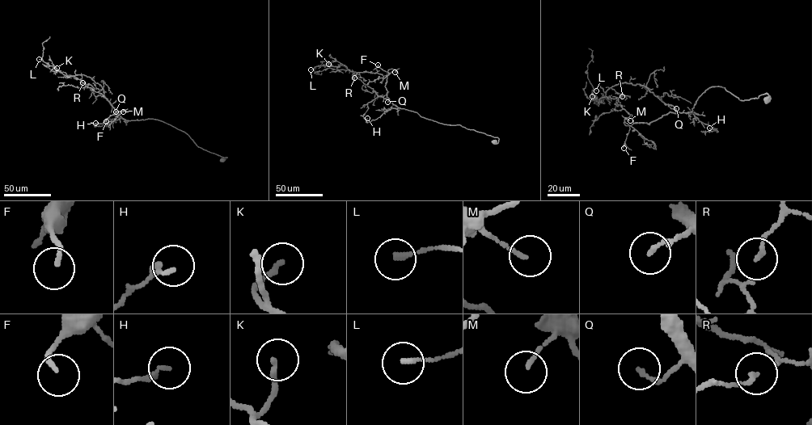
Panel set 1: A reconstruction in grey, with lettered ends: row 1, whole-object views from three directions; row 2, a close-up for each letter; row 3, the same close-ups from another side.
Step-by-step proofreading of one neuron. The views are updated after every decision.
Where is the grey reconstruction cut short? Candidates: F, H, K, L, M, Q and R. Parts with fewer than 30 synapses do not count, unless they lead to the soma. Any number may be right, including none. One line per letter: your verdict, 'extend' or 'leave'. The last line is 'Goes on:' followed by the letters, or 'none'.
F: leave
H: leave
K: leave
L: leave
M: leave
Q: leave
R: leave
Goes on: none

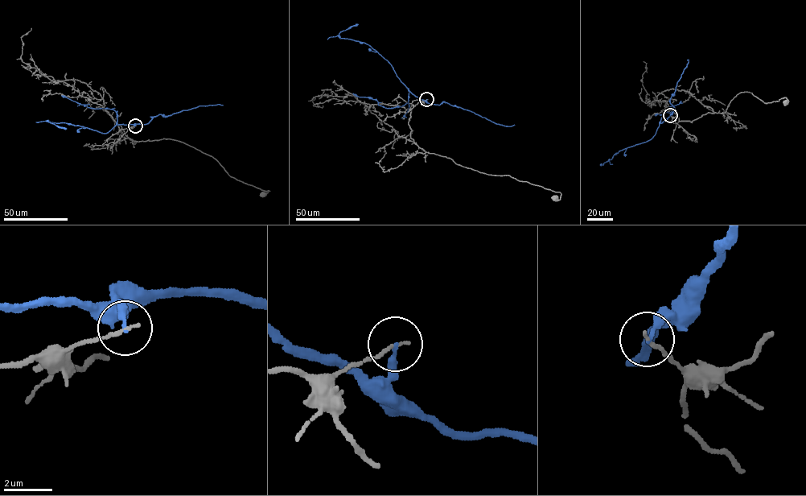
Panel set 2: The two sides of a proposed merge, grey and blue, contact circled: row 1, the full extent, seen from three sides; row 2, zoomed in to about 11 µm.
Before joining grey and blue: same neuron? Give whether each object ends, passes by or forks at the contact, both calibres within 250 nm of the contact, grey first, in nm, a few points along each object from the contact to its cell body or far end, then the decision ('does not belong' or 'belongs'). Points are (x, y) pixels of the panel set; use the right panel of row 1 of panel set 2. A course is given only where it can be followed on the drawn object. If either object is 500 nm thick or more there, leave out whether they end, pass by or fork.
grey ends | blue ends | 150/170 nm | grey via (670, 115), (676, 123), (724, 113), (742, 92), (764, 102), (786, 97), (785, 103) | blue via (670, 115), (660, 123), (651, 139), (618, 151), (611, 159), (600, 164) | does not belong

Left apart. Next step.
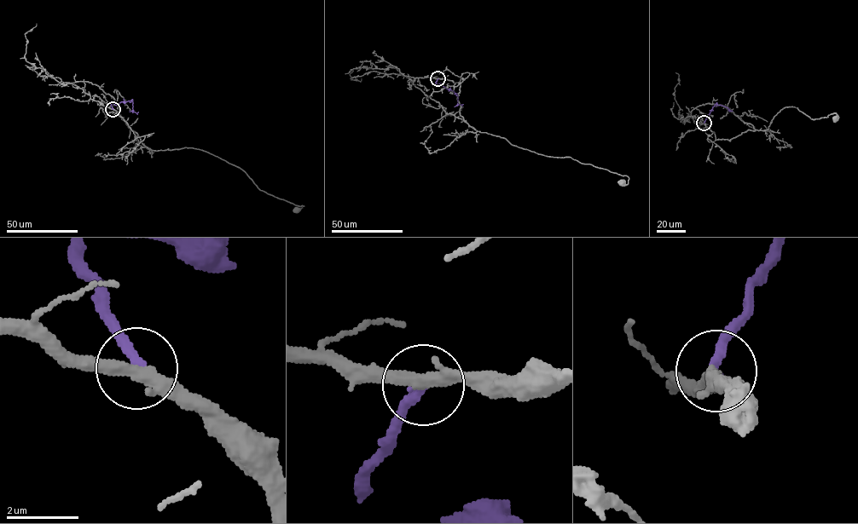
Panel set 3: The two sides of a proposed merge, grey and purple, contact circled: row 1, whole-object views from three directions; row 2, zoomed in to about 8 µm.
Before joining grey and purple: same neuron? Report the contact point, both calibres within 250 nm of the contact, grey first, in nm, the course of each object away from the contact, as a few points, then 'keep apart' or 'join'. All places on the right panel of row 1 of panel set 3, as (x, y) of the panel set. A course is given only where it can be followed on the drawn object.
place (704, 123); calibres 280 and 260 nm; course grey (704, 123), (715, 140), (730, 140), (768, 129), (785, 106), (811, 118), (835, 113), (835, 119); course purple (704, 123), (715, 104), (732, 111); join

